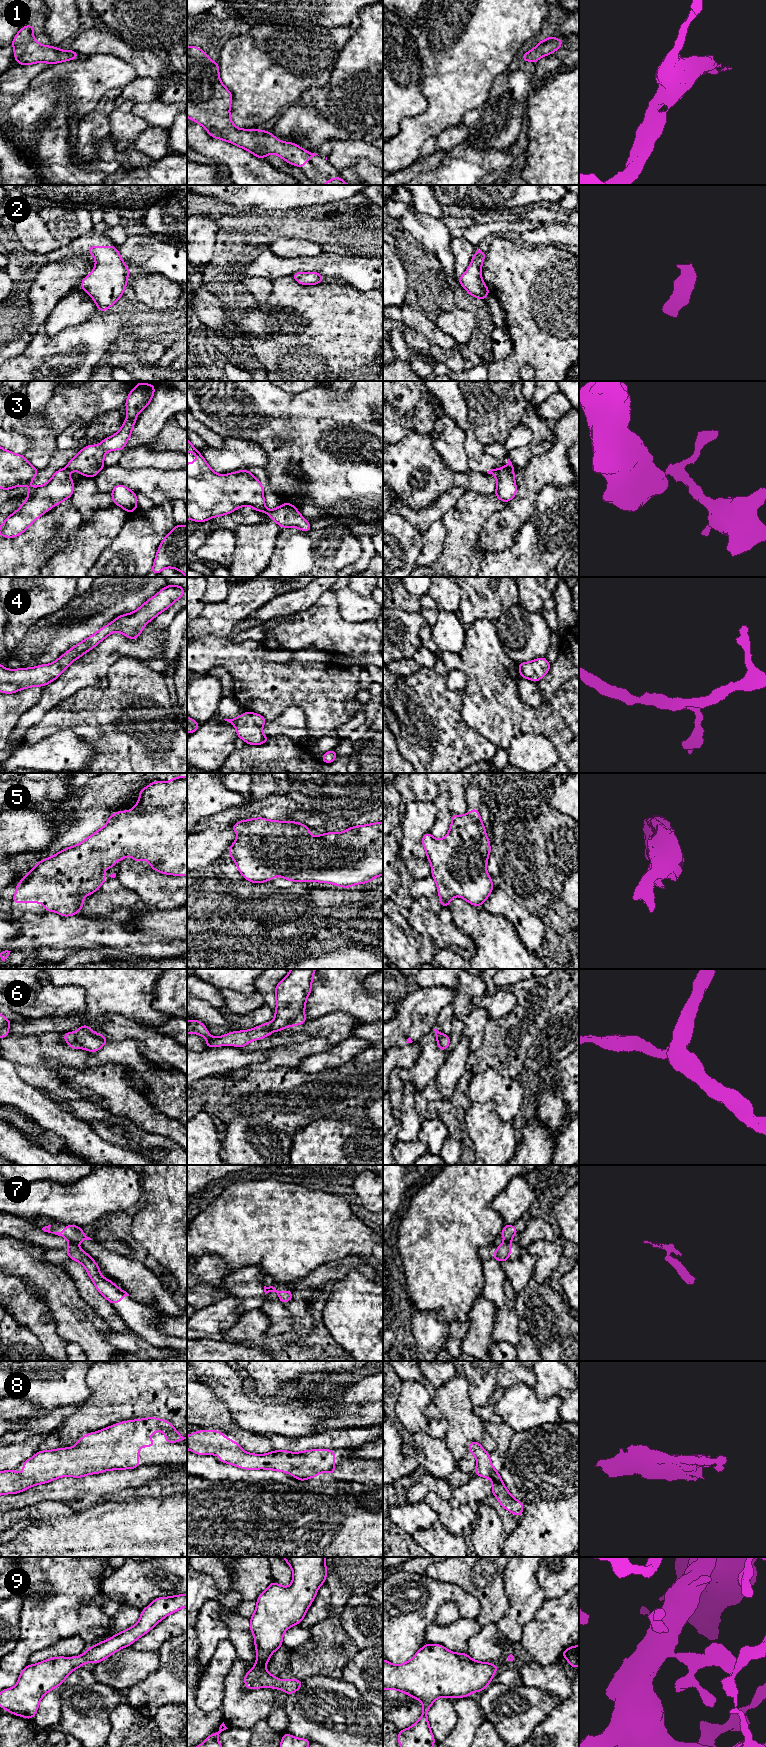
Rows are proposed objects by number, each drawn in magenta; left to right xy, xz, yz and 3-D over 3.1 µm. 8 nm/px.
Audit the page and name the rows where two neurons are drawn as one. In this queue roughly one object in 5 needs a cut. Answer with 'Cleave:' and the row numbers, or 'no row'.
Cleave: 3, 7

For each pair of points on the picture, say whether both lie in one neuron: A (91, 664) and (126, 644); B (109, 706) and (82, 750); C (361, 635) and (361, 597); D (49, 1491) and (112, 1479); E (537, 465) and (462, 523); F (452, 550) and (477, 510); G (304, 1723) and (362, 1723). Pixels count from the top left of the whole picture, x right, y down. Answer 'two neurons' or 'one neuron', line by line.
A: one neuron
B: two neurons
C: two neurons
D: one neuron
E: two neurons
F: one neuron
G: one neuron

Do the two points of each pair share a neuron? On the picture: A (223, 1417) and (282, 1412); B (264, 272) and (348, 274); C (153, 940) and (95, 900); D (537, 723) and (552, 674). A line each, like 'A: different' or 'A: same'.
A: different
B: same
C: different
D: different

